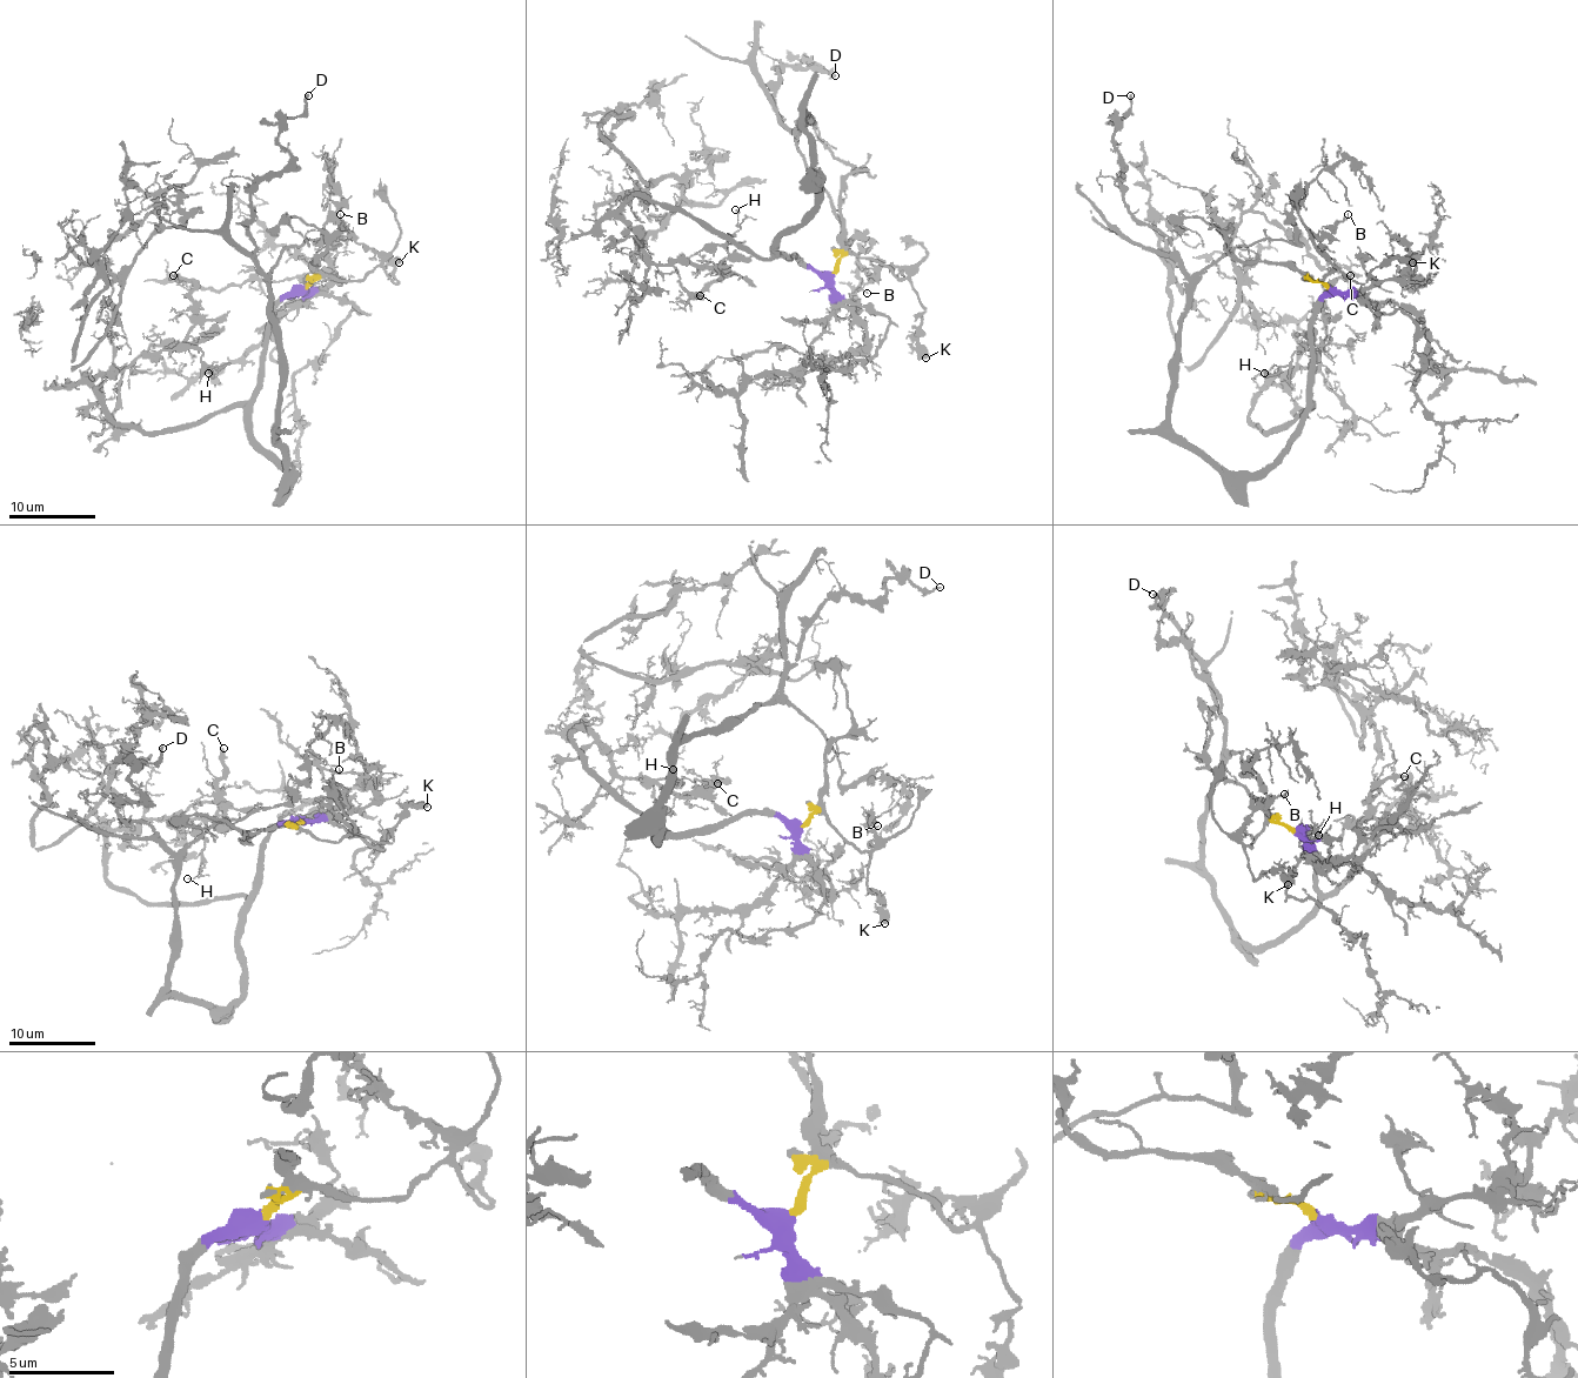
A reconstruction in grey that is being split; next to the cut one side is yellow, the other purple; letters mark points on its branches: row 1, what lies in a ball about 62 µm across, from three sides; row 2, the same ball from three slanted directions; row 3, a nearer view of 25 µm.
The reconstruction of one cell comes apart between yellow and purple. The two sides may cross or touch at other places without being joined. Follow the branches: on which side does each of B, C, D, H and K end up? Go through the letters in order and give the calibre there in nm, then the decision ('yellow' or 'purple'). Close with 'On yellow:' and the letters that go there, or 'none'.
B: 80 nm thick; yellow
C: 320 nm thick; purple
D: 220 nm thick; purple
H: 130 nm thick; purple
K: 600 nm thick; yellow
On yellow: B, K

